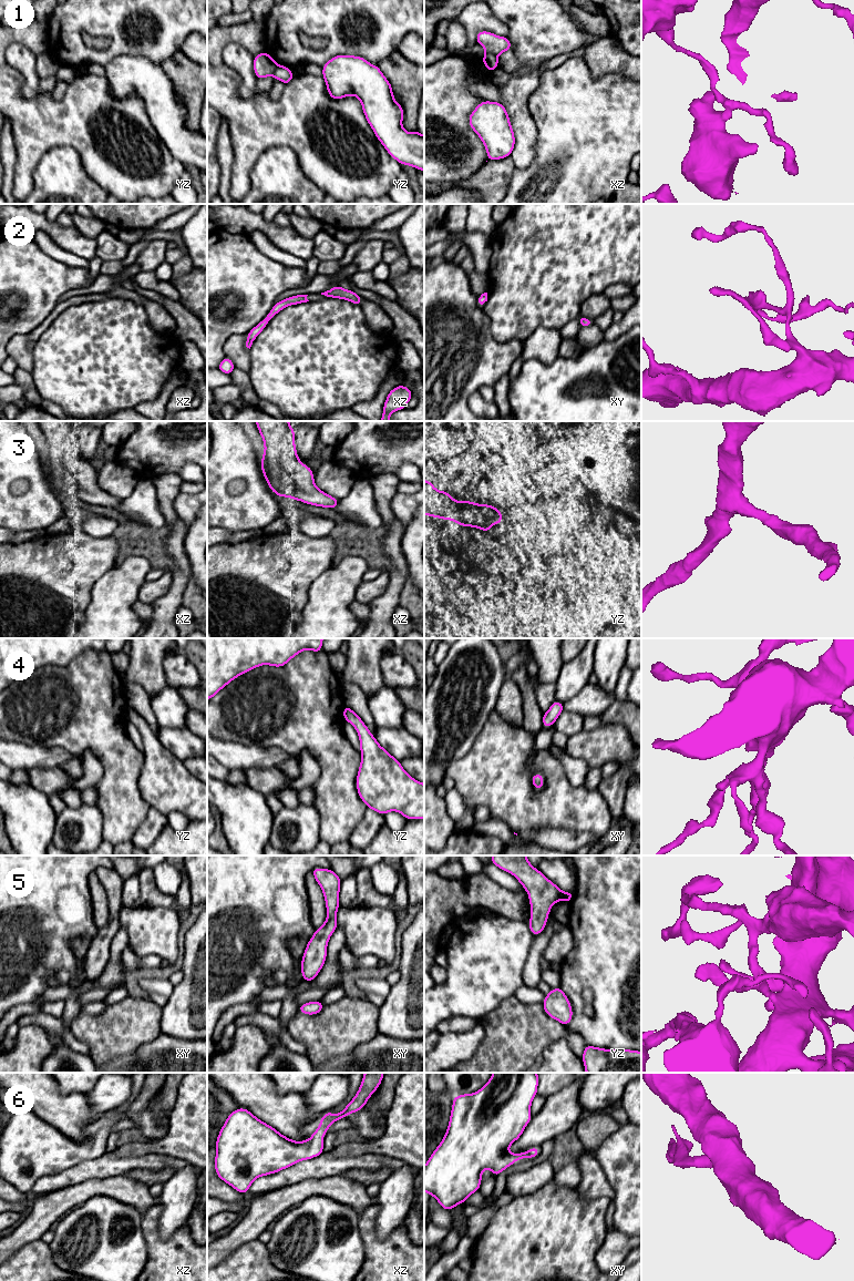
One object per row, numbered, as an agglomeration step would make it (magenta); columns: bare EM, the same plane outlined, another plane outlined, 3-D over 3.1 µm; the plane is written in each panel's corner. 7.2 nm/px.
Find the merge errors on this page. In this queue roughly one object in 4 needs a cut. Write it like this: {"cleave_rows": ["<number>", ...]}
{"cleave_rows": ["1"]}

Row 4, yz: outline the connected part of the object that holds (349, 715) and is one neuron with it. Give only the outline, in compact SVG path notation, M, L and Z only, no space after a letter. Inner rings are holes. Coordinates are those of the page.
M346 705L342 711L360 740L357 790L361 800L382 816L398 811L407 820L424 819L424 783L412 778L400 761L379 745L360 716Z

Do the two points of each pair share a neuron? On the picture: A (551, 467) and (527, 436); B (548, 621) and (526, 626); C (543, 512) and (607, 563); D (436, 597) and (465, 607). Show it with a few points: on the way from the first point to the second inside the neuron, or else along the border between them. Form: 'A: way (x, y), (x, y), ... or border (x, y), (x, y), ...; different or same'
A: border (541, 439), (525, 457); different
B: way (543, 621), (532, 623); same
C: way (558, 521), (567, 523), (592, 547); same
D: way (443, 602), (449, 607), (459, 607); same

